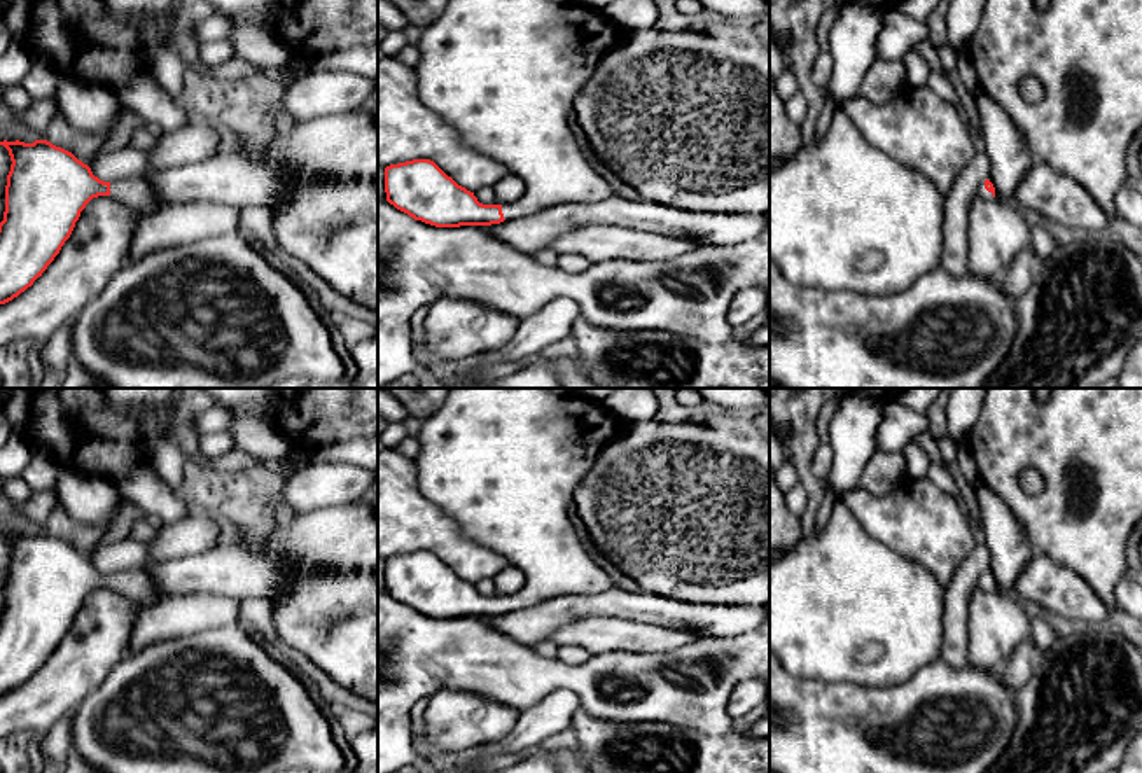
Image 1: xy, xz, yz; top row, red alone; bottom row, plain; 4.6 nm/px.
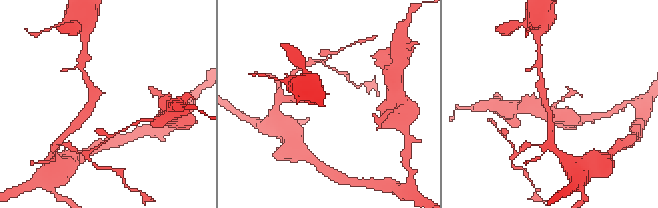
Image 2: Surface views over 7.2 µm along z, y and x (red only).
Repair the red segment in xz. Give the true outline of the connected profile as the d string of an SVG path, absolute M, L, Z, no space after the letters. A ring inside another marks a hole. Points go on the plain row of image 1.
M451 388L446 400L437 411L427 416L421 423L421 428L416 435L421 451L416 456L418 465L418 486L420 491L449 514L463 530L463 533L474 542L483 544L484 547L504 556L509 565L519 568L525 574L525 586L509 596L483 596L477 593L474 584L458 577L451 568L448 568L434 553L430 551L413 551L399 556L390 556L385 560L385 584L386 593L397 602L407 605L414 612L435 619L460 619L460 617L491 617L500 616L511 610L530 609L547 598L556 598L561 595L593 595L614 588L612 577L603 570L582 547L579 535L570 521L570 509L574 507L574 495L577 486L582 483L586 472L593 467L603 448L626 427L628 423L619 416L612 414L600 402L577 395L556 395L547 388Z

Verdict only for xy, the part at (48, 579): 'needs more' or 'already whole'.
needs more

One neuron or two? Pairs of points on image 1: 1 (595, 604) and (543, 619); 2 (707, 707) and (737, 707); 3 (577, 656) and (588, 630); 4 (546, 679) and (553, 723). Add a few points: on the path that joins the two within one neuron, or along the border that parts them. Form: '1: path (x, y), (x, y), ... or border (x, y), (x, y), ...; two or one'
1: path (583, 605), (569, 605), (555, 612); one
2: border (751, 677), (735, 688), (728, 703), (730, 719); two
3: border (560, 646), (579, 646), (591, 654); two
4: border (581, 700), (569, 689), (555, 688), (522, 714); two

